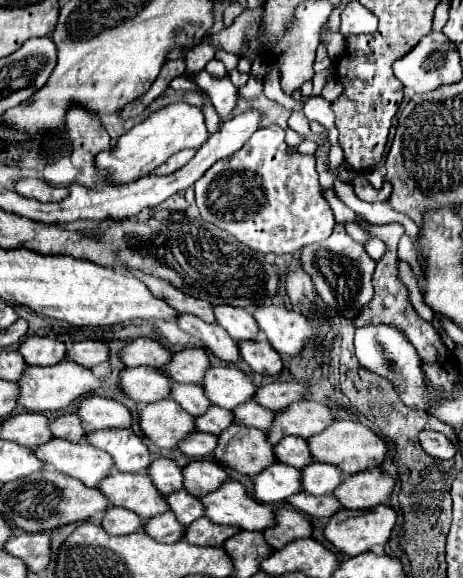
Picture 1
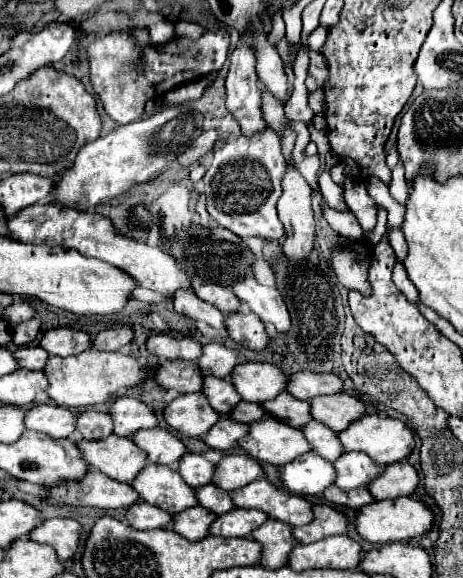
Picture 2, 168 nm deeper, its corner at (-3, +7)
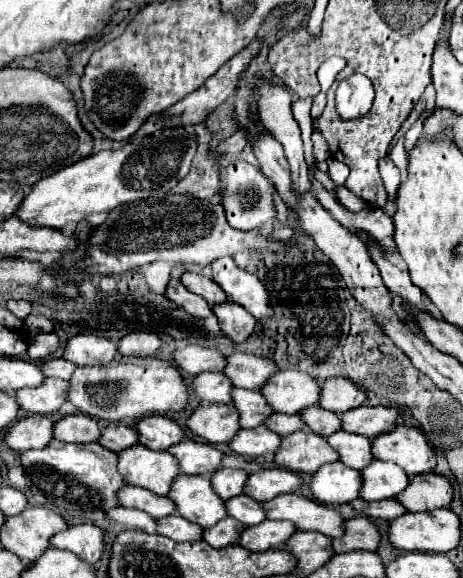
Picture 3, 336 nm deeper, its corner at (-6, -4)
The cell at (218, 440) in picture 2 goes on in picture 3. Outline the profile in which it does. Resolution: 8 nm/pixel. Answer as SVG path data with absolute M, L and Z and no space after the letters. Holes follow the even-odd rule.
M261 425L257 429L241 429L233 441L229 441L229 449L239 455L249 457L261 457L261 455L273 455L281 447L281 435L275 431L269 431L269 427Z

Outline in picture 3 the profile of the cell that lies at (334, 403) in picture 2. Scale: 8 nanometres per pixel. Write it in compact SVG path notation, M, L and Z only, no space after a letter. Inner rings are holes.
M361 405L357 409L351 409L341 415L343 429L353 431L365 437L375 439L377 435L383 435L387 429L393 429L401 411L395 407L383 407L383 405Z

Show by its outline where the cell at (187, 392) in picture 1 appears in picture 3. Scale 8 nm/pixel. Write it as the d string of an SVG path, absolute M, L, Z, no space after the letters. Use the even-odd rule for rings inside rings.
M235 389L233 401L237 411L241 413L241 427L259 427L269 415L275 413L259 391Z

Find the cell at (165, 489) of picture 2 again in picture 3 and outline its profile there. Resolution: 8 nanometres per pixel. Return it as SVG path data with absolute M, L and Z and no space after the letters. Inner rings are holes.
M179 475L171 485L169 499L175 501L181 517L203 529L227 517L225 501L213 491L211 481L201 475Z

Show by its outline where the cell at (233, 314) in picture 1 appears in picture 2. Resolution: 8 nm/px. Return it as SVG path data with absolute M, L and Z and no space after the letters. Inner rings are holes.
M194 276L192 278L192 286L198 298L206 300L208 304L214 304L216 308L220 308L220 312L230 314L230 312L238 312L240 310L240 300L238 296L234 296L234 292L230 288L212 284L212 282L204 282L202 278Z

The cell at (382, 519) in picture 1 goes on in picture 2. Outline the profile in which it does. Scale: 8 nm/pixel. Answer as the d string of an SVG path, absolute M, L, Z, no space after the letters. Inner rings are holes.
M406 496L406 498L382 500L382 502L372 502L372 504L362 506L356 514L356 530L366 542L388 544L388 542L396 542L396 540L408 540L408 538L422 536L424 532L430 530L432 518L434 516L432 516L430 508L426 508L422 502Z

